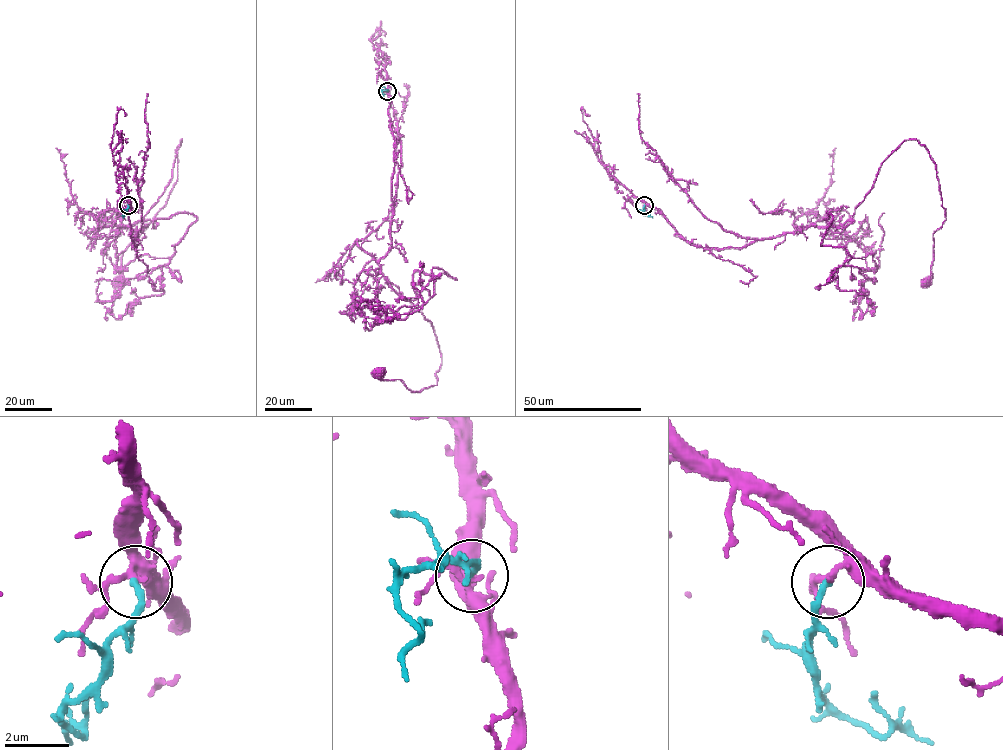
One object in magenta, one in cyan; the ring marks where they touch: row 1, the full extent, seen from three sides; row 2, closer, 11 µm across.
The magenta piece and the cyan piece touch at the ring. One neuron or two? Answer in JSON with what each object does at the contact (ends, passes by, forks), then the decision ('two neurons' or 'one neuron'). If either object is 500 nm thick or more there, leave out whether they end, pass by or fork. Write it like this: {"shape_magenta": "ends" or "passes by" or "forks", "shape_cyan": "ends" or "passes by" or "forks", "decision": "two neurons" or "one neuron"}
{"shape_magenta": "passes by", "shape_cyan": "ends", "decision": "one neuron"}

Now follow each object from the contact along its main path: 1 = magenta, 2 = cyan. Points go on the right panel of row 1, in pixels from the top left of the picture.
1: (644, 205), (708, 248), (842, 225), (882, 163), (916, 139), (935, 165), (945, 210), (926, 282)
2: (644, 205), (644, 213), (648, 217), (648, 213)

